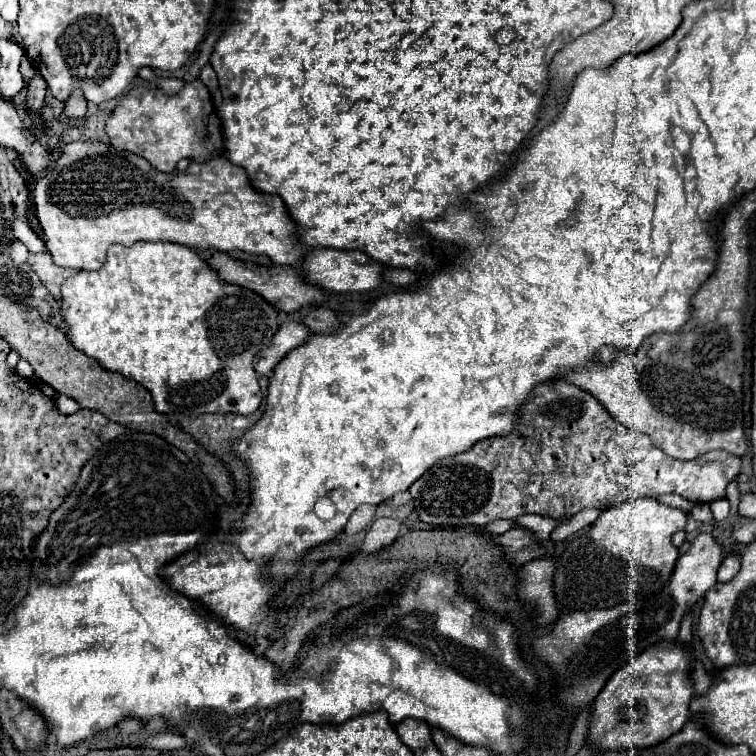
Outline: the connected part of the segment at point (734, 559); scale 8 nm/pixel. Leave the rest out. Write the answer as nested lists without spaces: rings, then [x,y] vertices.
[[[736,553],[728,554],[722,561],[717,574],[718,582],[730,581],[740,568],[740,557]]]

